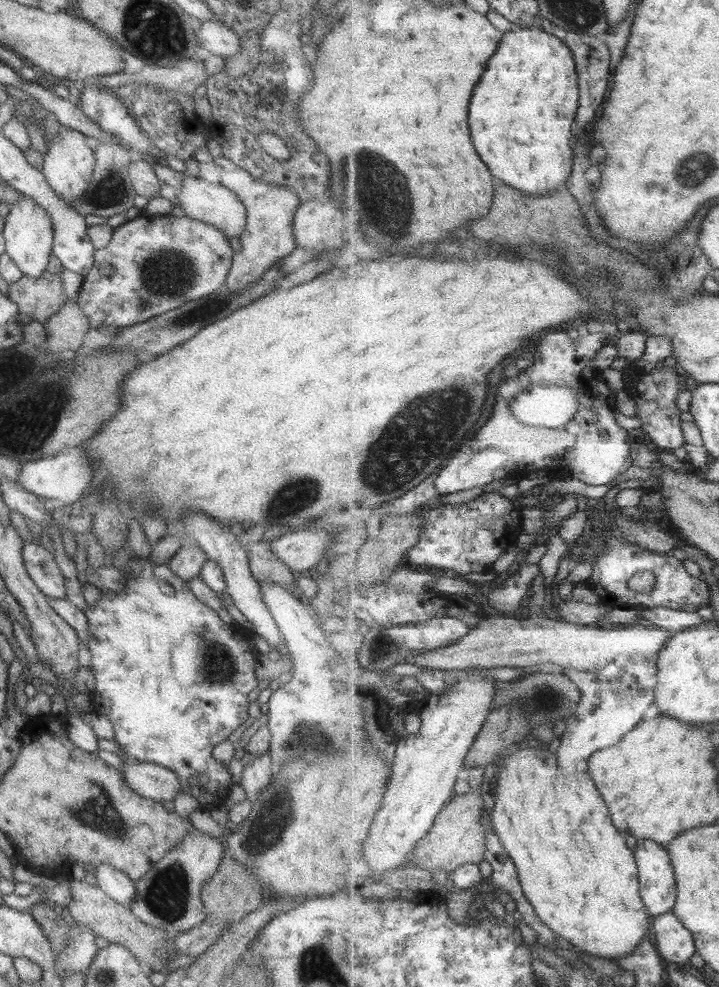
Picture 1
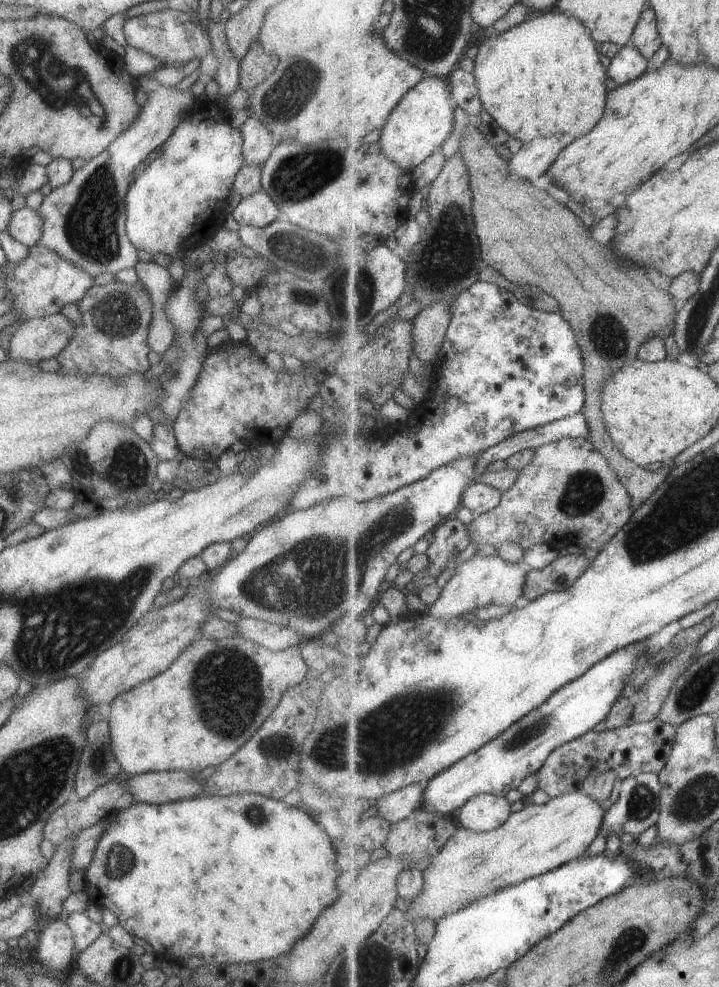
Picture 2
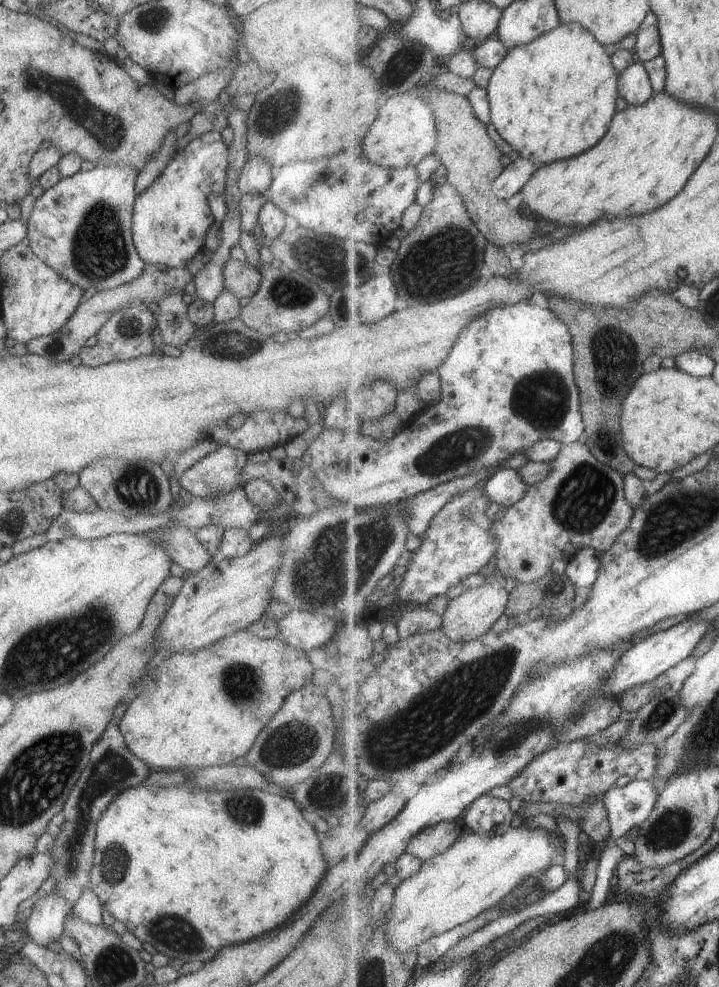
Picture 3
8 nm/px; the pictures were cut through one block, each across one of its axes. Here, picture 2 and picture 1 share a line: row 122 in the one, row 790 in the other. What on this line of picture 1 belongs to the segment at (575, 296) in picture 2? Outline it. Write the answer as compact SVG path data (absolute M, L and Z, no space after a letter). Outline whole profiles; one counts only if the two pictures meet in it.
M477 789L455 795L436 819L430 834L419 844L421 868L457 870L462 864L479 864L487 852L488 828L484 825L485 802Z

